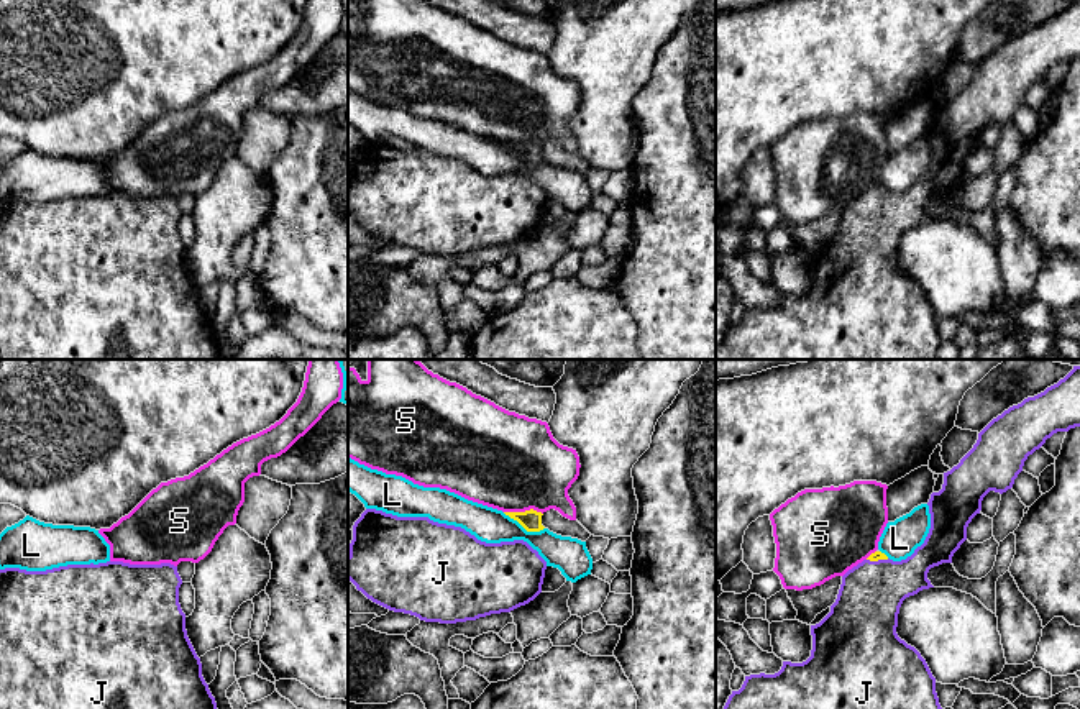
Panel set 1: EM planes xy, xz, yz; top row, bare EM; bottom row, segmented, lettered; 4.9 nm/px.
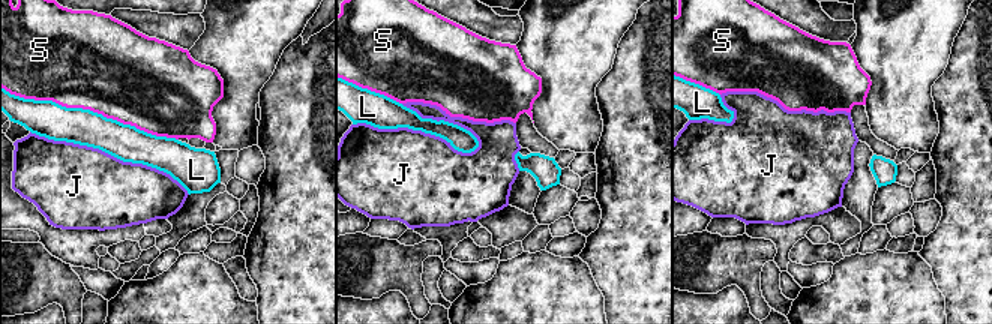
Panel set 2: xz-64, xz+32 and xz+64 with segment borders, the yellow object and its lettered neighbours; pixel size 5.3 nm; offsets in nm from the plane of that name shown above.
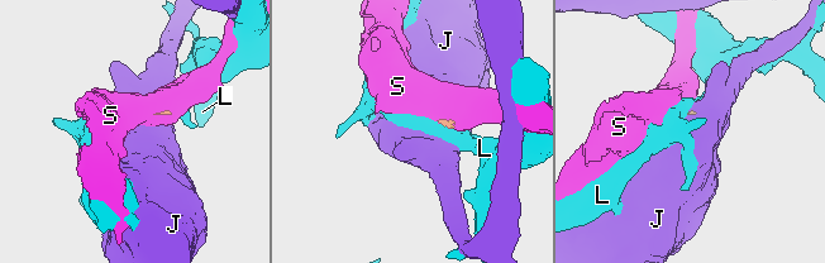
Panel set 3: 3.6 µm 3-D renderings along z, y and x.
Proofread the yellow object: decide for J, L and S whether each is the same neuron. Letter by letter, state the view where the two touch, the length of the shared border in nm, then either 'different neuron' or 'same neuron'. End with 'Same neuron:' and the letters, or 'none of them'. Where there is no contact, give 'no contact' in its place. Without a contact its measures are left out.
J: yz | 110 nm | same neuron
L: xz | 220 nm | different neuron
S: xz | 190 nm | different neuron
Same neuron: J

